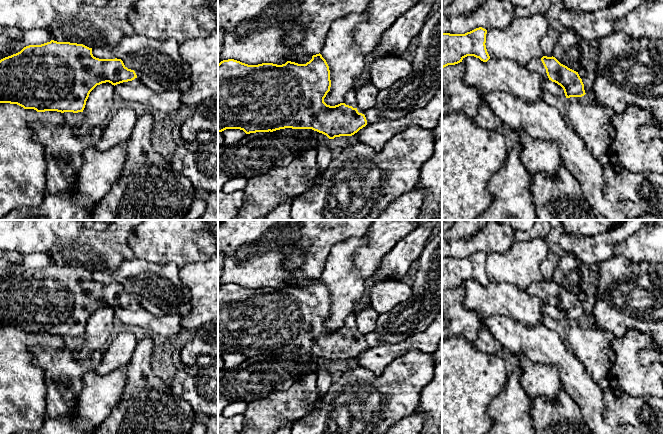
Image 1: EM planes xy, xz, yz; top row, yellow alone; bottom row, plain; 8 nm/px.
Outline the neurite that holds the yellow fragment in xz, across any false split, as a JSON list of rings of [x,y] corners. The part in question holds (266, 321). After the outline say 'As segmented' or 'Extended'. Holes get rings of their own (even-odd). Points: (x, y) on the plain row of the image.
[[[320,277],[313,279],[306,288],[287,285],[282,289],[273,287],[248,289],[234,283],[223,284],[218,288],[218,356],[240,353],[250,358],[292,352],[312,353],[329,363],[352,360],[367,349],[365,335],[357,331],[356,313],[349,314],[342,327],[330,330],[324,326],[330,311],[329,290]]]. Extended

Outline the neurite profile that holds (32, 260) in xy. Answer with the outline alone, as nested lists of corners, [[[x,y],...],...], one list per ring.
[[[29,253],[24,254],[23,267],[24,270],[41,269],[52,264],[51,259],[47,253]]]

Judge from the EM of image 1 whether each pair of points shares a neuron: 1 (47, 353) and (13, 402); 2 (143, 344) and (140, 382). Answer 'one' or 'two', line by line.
1: two
2: one

